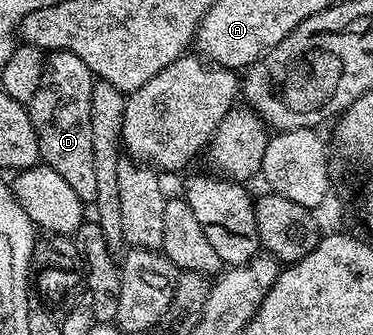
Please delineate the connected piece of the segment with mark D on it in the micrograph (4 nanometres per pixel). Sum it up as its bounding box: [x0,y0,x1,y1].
[29,51,97,205]

